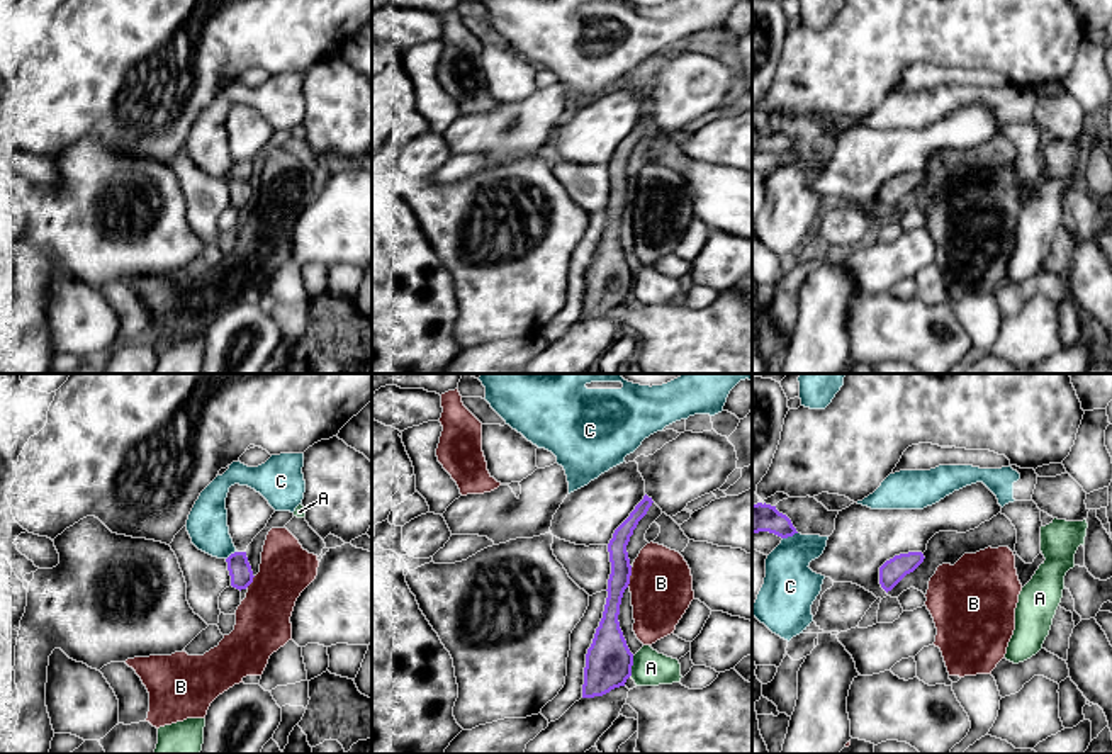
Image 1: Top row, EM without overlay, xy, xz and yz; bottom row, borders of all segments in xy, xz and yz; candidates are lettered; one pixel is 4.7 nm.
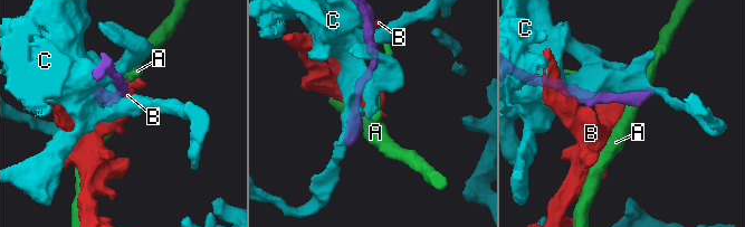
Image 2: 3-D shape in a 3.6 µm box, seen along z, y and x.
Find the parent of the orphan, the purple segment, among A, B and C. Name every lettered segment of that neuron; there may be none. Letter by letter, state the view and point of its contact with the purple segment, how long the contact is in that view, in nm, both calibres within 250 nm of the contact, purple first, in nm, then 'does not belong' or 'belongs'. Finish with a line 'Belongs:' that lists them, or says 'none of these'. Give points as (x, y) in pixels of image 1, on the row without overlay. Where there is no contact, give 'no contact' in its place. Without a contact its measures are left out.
A: meets purple in xz at (632, 284); contact 100 nm long; 220 nm thick on the purple side, 160 nm on the other; does not belong
B: meets purple in xz at (629, 197); contact 100 nm long; 100 nm thick on the purple side, 300 nm on the other; belongs
C: meets purple in yz at (790, 155); contact 80 nm long; 140 nm thick on the purple side, 260 nm on the other; does not belong
Belongs: B

